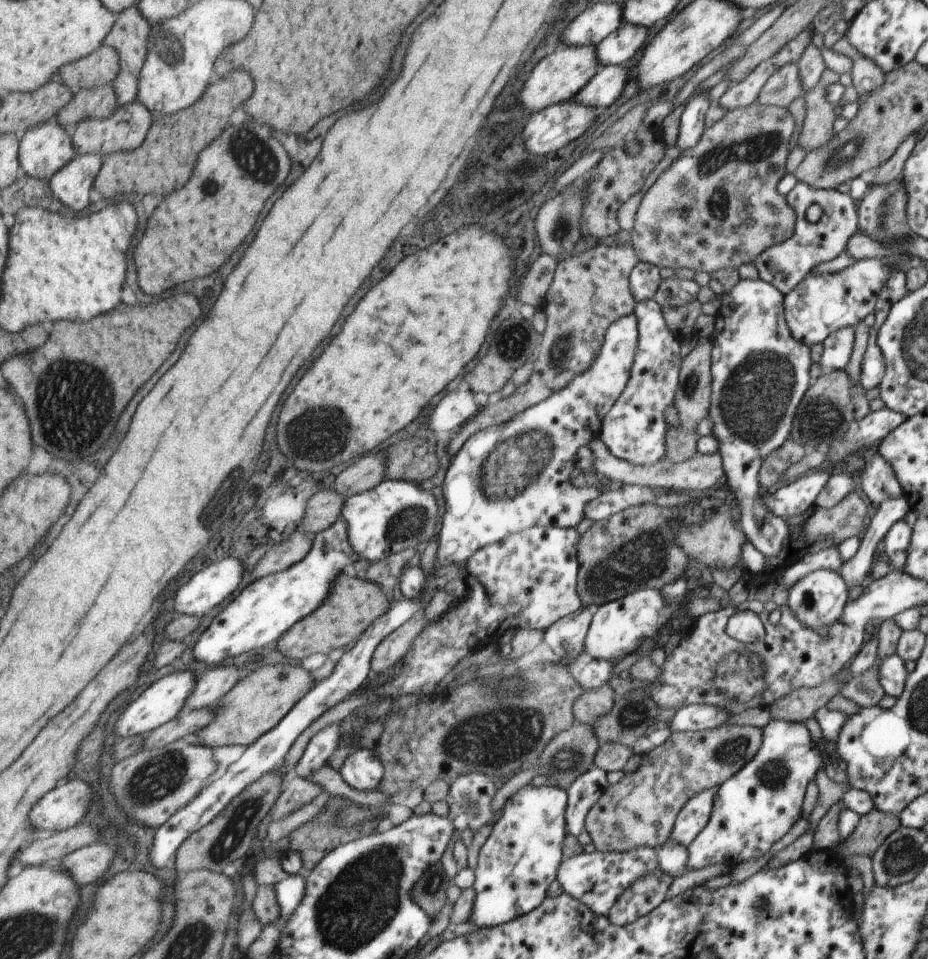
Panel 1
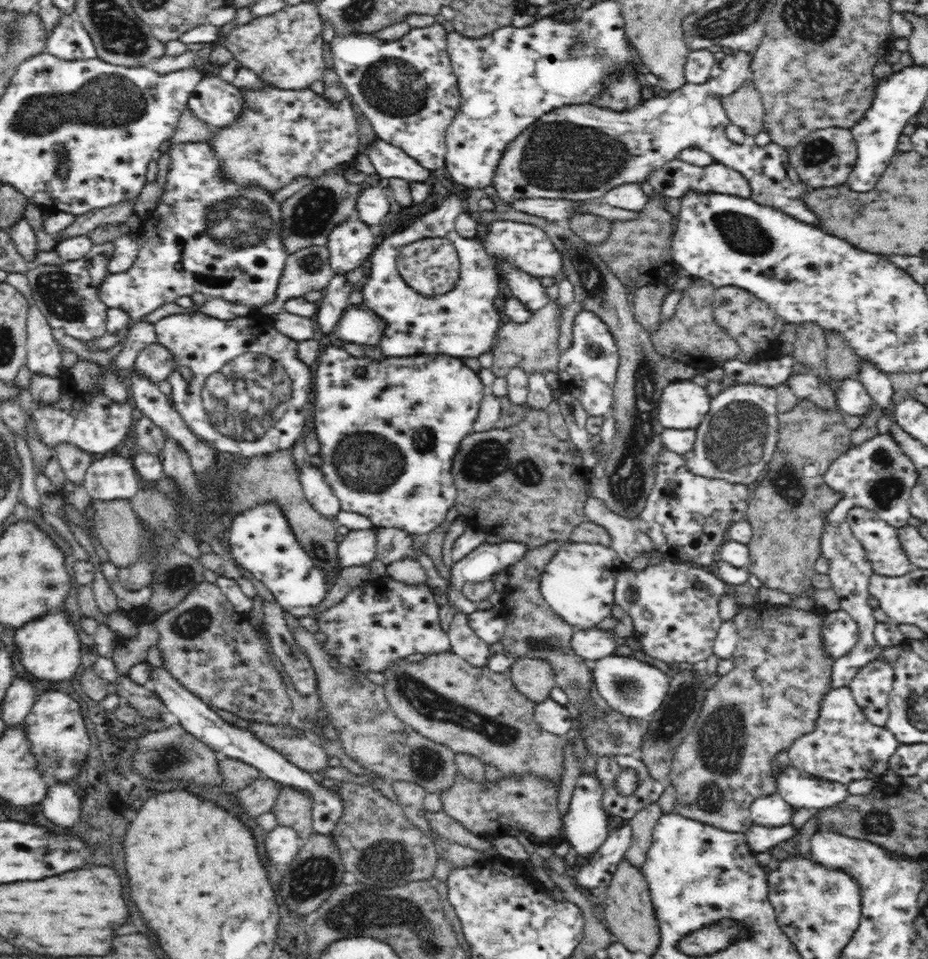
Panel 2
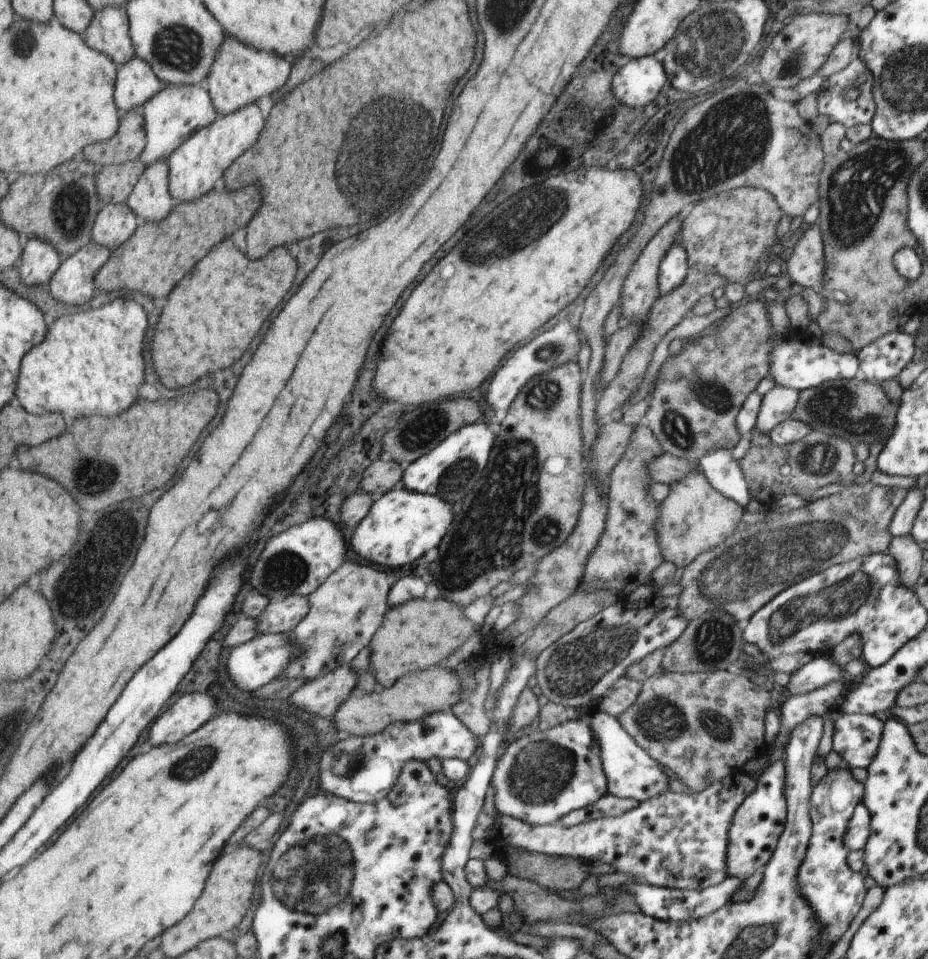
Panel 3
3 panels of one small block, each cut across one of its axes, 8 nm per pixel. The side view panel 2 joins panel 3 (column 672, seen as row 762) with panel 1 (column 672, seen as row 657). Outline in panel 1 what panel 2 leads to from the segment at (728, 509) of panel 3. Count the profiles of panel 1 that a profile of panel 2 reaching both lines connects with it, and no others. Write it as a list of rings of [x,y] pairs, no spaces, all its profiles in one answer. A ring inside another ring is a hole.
[[[708,339],[697,346],[681,361],[681,370],[679,371],[679,389],[678,389],[678,403],[675,408],[678,409],[678,417],[681,426],[677,429],[672,427],[672,430],[667,435],[667,455],[664,459],[671,459],[672,461],[684,461],[692,459],[696,453],[696,448],[684,448],[684,446],[694,446],[698,440],[696,434],[696,426],[700,420],[704,420],[708,414],[708,406],[711,406],[710,401],[710,386],[714,386],[714,378],[710,374],[712,368],[711,340]]]

